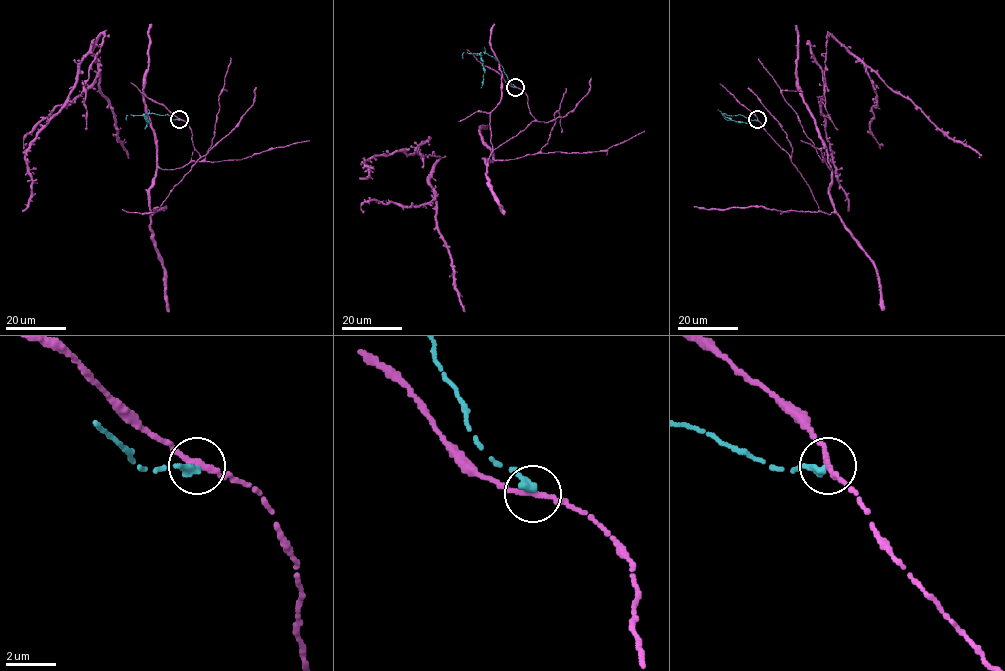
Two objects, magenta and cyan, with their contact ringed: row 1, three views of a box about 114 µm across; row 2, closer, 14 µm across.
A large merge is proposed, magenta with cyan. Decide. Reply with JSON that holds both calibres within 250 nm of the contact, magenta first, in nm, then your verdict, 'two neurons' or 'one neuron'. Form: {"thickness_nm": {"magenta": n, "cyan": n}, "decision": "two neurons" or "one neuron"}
{"thickness_nm": {"magenta": 240, "cyan": 360}, "decision": "two neurons"}

